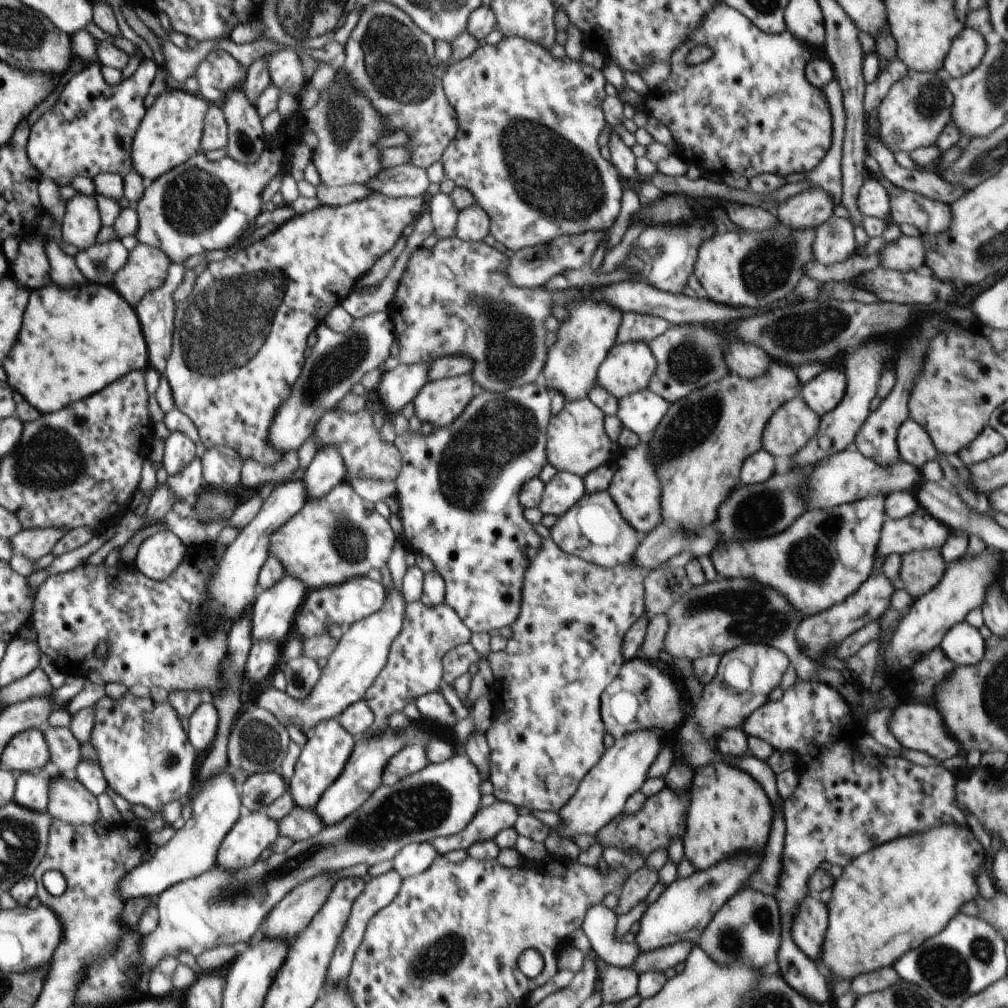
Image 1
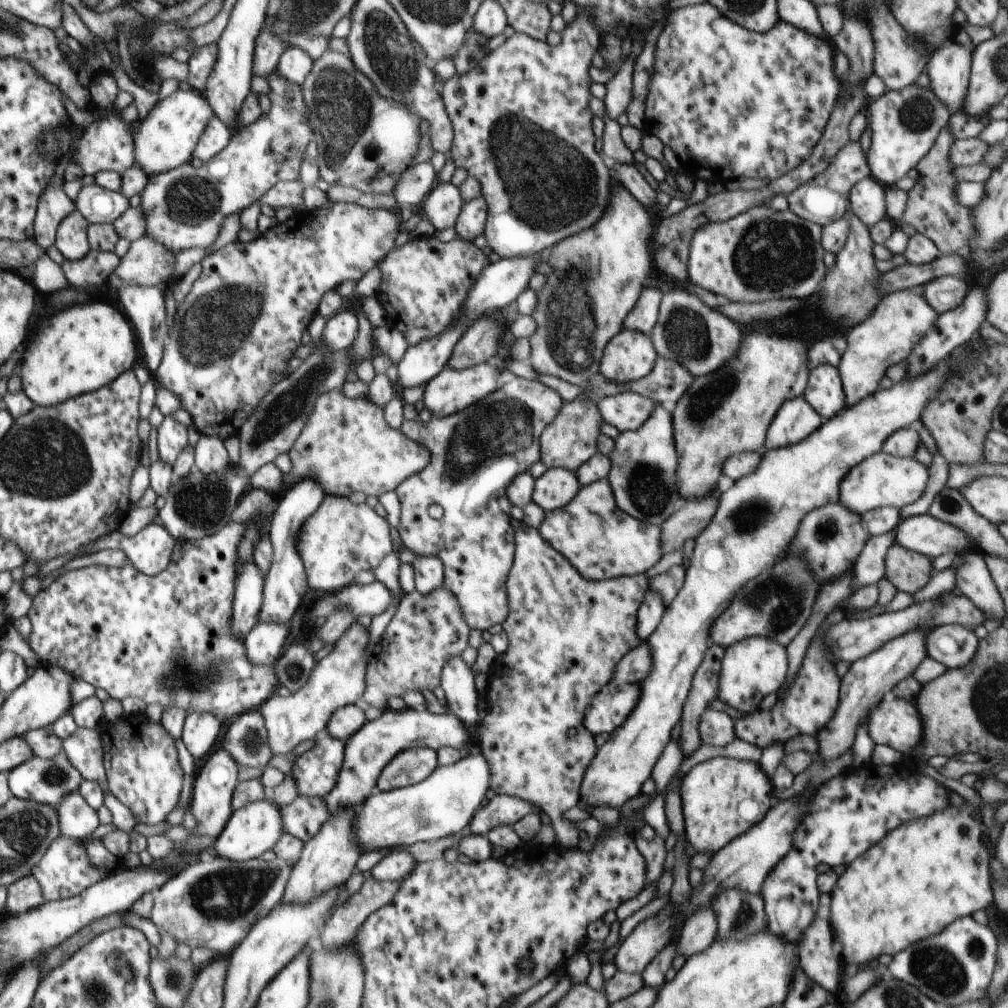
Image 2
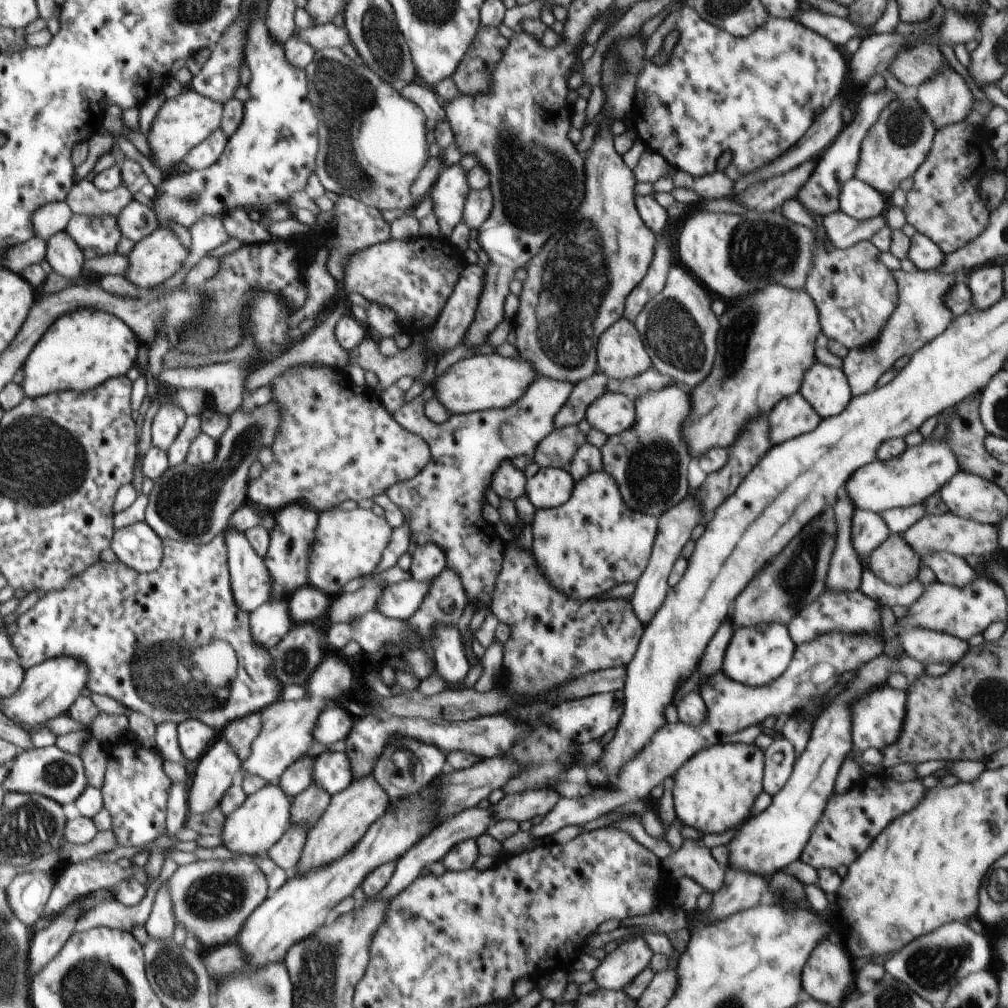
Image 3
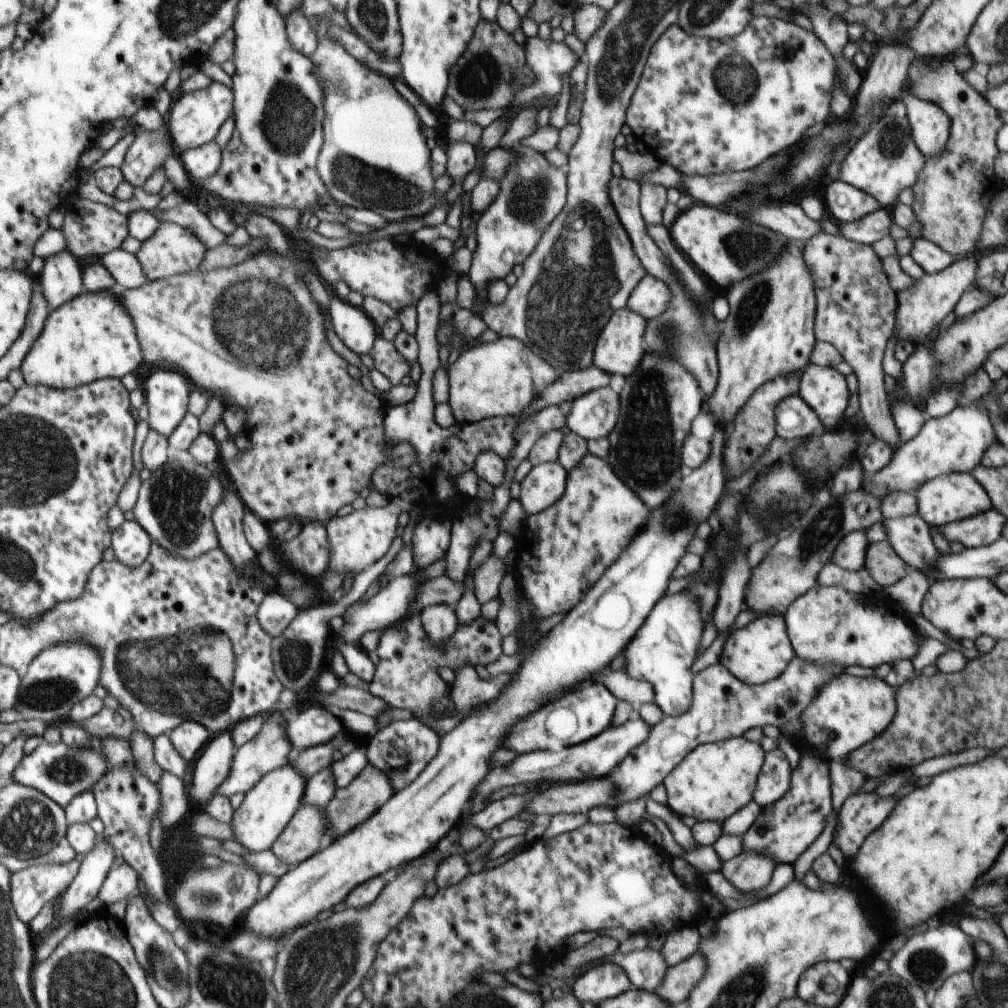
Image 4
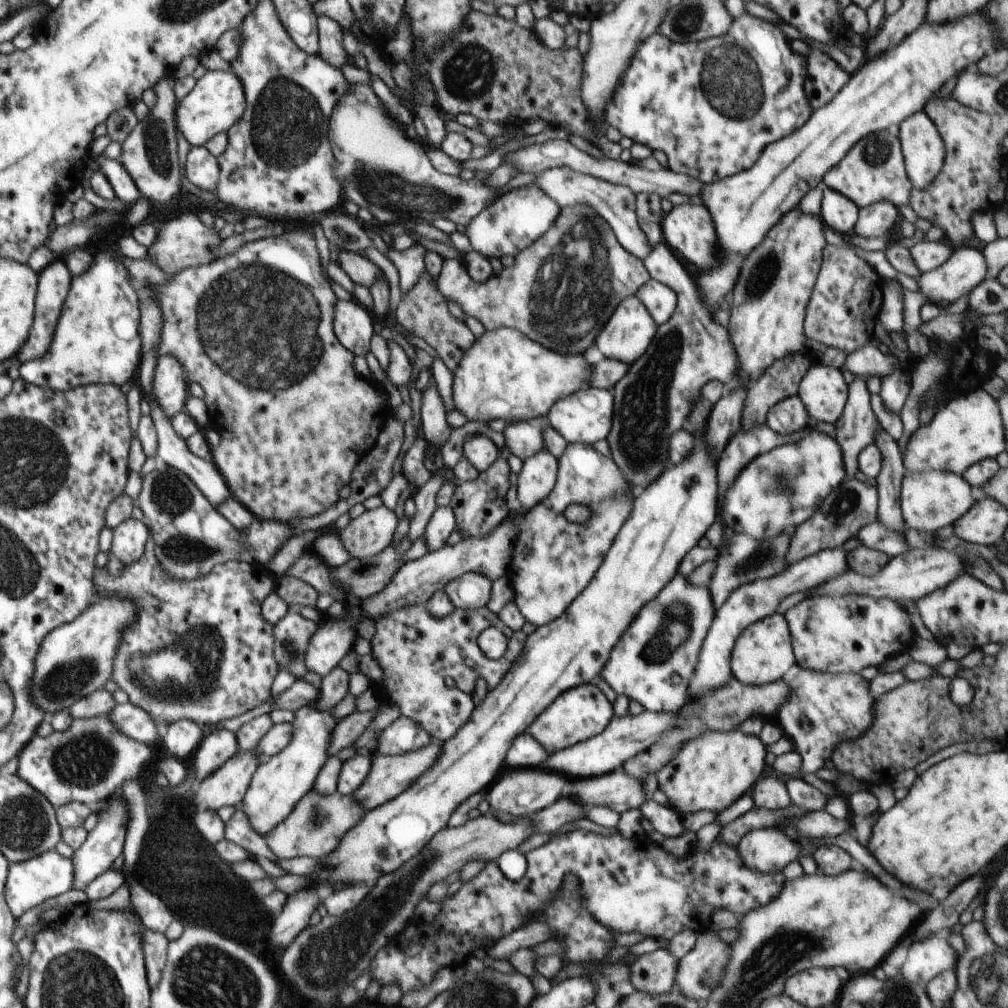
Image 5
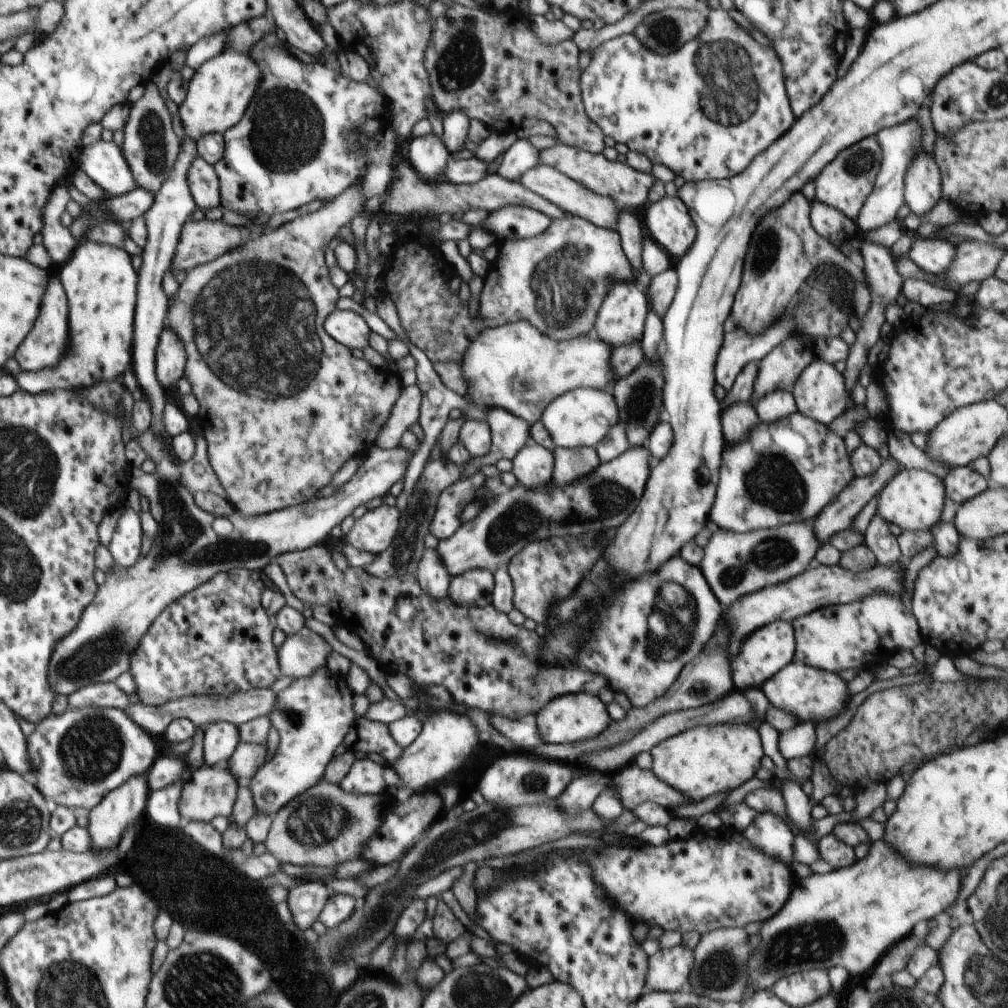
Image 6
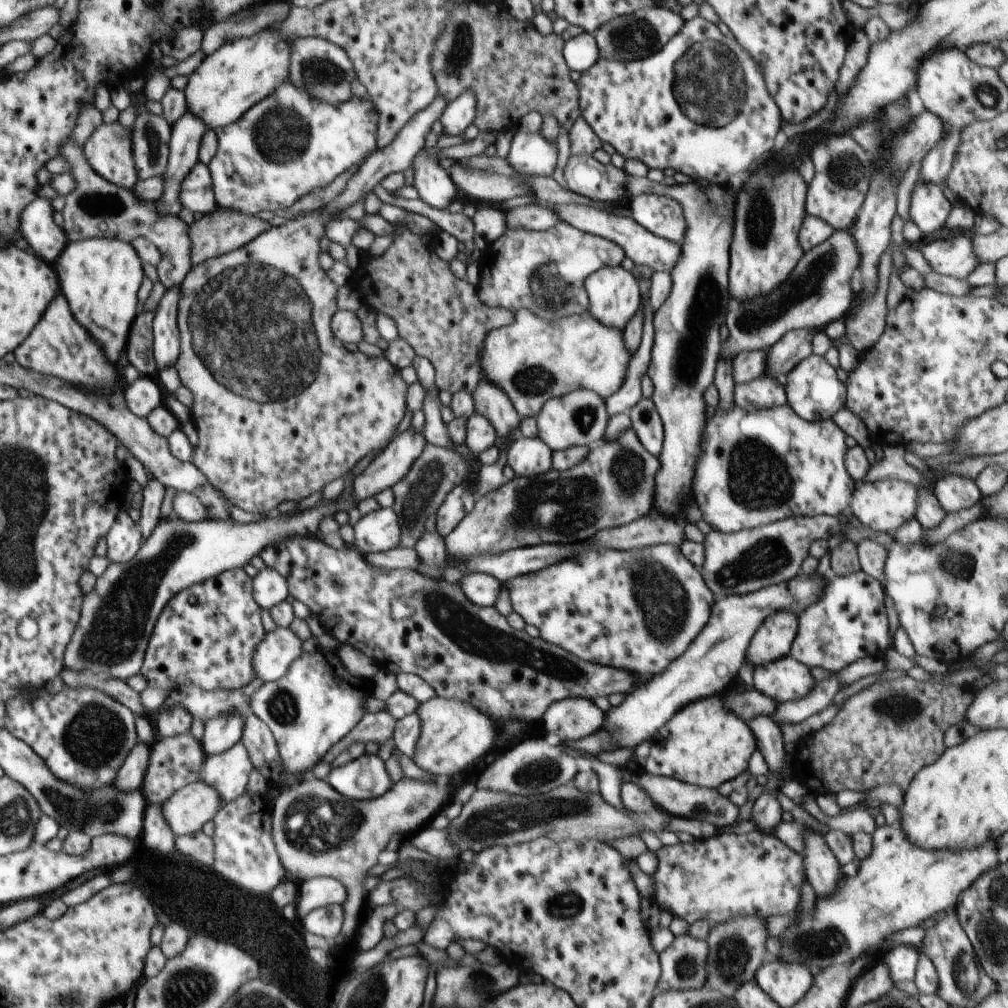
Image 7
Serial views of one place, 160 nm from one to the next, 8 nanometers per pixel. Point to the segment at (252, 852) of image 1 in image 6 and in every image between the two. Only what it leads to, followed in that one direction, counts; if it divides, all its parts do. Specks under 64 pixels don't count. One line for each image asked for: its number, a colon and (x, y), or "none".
2: (257, 827)
3: (252, 829)
4: (267, 808)
5: (277, 786)
6: (313, 715)

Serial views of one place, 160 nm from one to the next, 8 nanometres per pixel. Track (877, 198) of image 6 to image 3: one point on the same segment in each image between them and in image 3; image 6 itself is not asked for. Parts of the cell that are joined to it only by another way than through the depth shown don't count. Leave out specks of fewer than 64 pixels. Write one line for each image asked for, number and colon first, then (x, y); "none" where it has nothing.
3: (843, 231)
4: (876, 225)
5: (876, 220)

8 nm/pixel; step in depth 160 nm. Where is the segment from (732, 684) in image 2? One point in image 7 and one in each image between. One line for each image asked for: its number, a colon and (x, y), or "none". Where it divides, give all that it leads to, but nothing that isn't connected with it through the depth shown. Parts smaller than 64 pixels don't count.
3: (757, 655)
4: (760, 652)
5: (763, 653)
6: (766, 651)
7: (773, 640)

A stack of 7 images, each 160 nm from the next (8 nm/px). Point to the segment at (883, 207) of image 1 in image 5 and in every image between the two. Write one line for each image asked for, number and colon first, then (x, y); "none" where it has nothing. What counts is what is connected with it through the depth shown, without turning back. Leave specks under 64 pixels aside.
2: (866, 198)
3: (857, 199)
4: (844, 202)
5: (837, 212)

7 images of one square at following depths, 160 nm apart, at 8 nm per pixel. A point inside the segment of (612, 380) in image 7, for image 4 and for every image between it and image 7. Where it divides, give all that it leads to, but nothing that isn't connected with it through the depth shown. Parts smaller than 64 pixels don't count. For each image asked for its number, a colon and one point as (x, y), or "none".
4: (499, 378)
5: (504, 375)
6: (515, 367)

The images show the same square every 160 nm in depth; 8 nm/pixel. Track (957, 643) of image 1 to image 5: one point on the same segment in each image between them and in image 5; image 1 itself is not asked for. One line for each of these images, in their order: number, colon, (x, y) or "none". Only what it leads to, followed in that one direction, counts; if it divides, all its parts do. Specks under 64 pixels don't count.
2: (953, 645)
3: (928, 646)
4: (827, 625)
5: (831, 634)

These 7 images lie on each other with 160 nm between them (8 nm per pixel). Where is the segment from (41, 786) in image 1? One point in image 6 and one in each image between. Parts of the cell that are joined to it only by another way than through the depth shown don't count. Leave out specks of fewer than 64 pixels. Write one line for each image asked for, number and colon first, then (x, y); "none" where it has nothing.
2: (46, 781)
3: (60, 776)
4: (60, 772)
5: (89, 763)
6: (77, 758)

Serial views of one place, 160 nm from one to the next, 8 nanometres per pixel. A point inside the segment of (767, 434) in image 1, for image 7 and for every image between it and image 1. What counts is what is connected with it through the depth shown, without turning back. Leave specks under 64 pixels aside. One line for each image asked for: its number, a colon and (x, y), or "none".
2: (796, 419)
3: (793, 415)
4: (794, 418)
5: (787, 418)
6: (779, 404)
7: (765, 392)

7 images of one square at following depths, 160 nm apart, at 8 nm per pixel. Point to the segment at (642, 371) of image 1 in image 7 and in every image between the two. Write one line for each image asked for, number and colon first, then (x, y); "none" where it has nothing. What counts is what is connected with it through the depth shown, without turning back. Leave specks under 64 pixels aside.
2: (630, 355)
3: (621, 355)
4: (620, 347)
5: (626, 336)
6: (620, 320)
7: (614, 294)

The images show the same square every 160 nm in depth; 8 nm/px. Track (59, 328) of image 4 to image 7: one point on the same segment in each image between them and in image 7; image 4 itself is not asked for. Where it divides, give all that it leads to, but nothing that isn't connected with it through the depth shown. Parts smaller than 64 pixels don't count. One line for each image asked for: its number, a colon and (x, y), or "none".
5: (97, 341)
6: (101, 285)
7: (100, 277)

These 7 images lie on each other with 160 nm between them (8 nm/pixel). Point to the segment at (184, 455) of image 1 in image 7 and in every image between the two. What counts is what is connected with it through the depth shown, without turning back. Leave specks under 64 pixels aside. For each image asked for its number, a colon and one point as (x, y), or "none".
2: (172, 439)
3: (168, 421)
4: (167, 392)
5: (170, 387)
6: (170, 357)
7: (167, 341)

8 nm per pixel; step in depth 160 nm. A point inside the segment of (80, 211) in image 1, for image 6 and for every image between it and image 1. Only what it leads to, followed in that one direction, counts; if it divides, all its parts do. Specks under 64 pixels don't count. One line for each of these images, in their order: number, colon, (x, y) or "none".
2: (71, 239)
3: (64, 255)
4: (61, 279)
5: (54, 281)
6: (49, 338)

